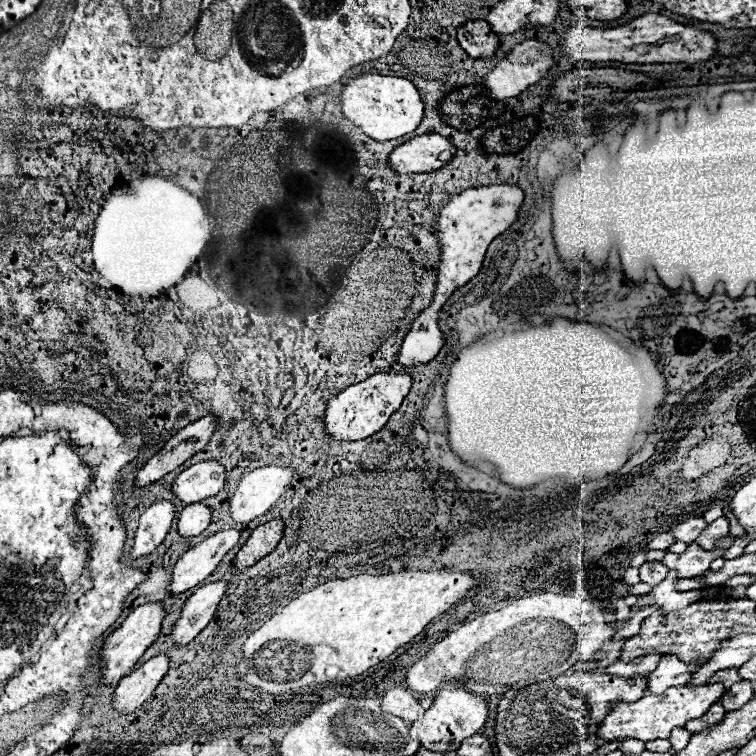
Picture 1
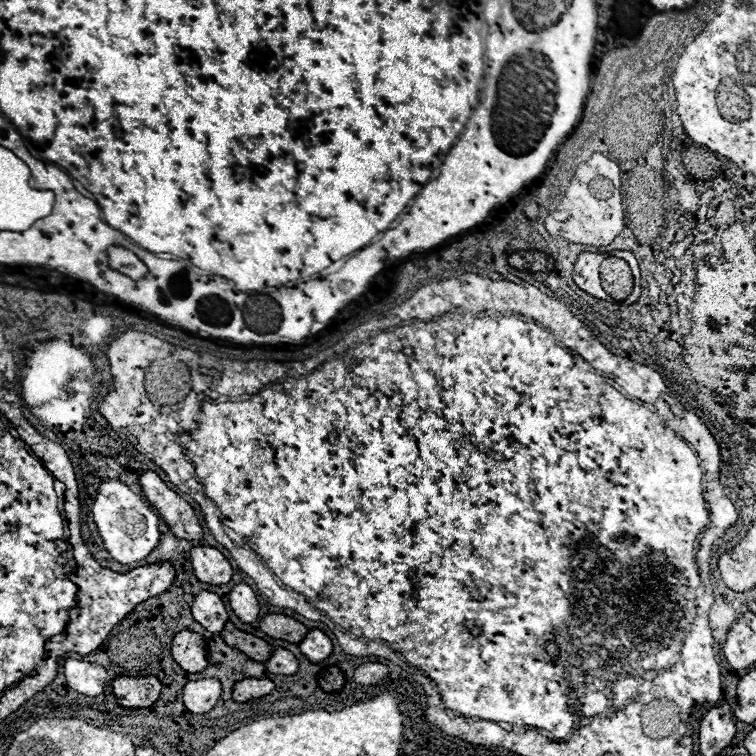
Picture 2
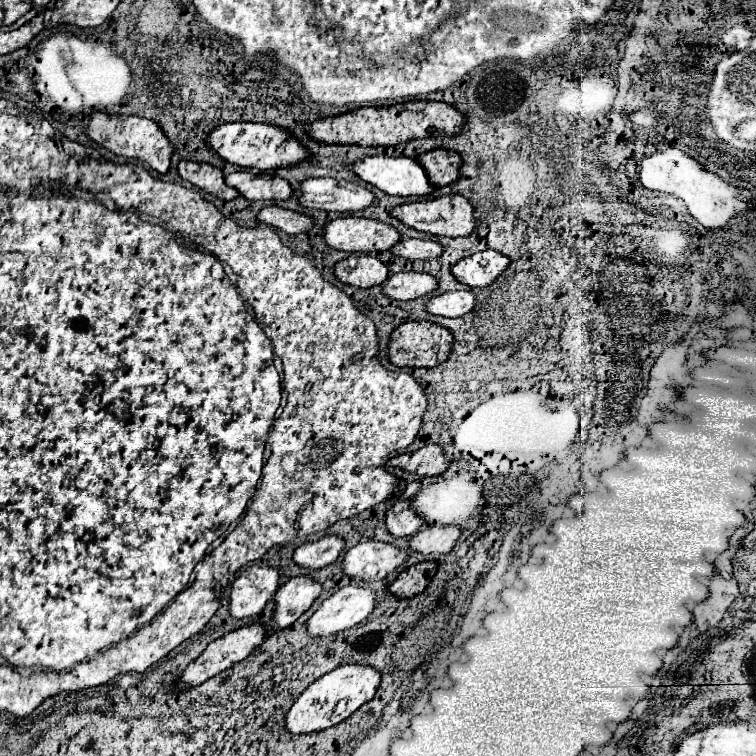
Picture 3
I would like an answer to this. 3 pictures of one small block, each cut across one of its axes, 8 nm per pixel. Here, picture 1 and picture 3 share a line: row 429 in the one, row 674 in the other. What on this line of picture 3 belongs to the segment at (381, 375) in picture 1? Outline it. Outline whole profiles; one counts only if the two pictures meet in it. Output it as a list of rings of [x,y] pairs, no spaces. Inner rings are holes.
[[[364,664],[338,666],[336,670],[318,678],[318,682],[312,682],[302,692],[302,696],[294,702],[294,706],[286,714],[286,728],[292,734],[308,734],[308,732],[316,732],[340,724],[342,720],[352,716],[362,704],[374,698],[380,680],[382,680],[380,672],[372,666],[364,666]]]

